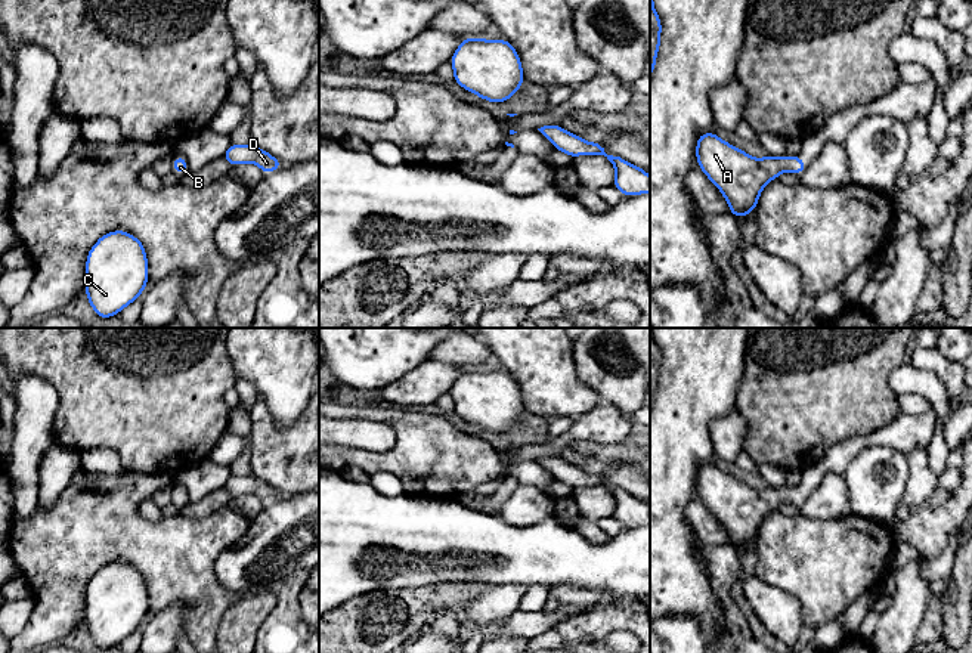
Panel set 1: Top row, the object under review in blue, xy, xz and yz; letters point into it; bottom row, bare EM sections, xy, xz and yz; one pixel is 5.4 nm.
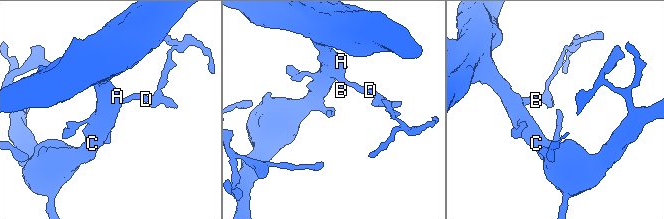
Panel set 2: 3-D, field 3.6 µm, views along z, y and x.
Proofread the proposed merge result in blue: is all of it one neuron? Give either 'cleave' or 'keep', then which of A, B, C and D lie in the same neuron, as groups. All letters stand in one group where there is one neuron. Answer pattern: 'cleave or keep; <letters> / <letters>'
keep; A B C D

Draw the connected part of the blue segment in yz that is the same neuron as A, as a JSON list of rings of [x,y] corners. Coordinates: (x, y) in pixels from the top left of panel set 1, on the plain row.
[[[715,462],[699,467],[696,488],[697,496],[721,522],[730,544],[737,550],[755,541],[768,513],[783,502],[801,505],[808,498],[799,486],[752,489],[743,480],[719,470]]]

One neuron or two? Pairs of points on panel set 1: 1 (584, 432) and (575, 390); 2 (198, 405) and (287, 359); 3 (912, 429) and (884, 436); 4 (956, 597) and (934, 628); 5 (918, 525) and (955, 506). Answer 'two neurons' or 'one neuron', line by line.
1: two neurons
2: two neurons
3: one neuron
4: two neurons
5: one neuron

